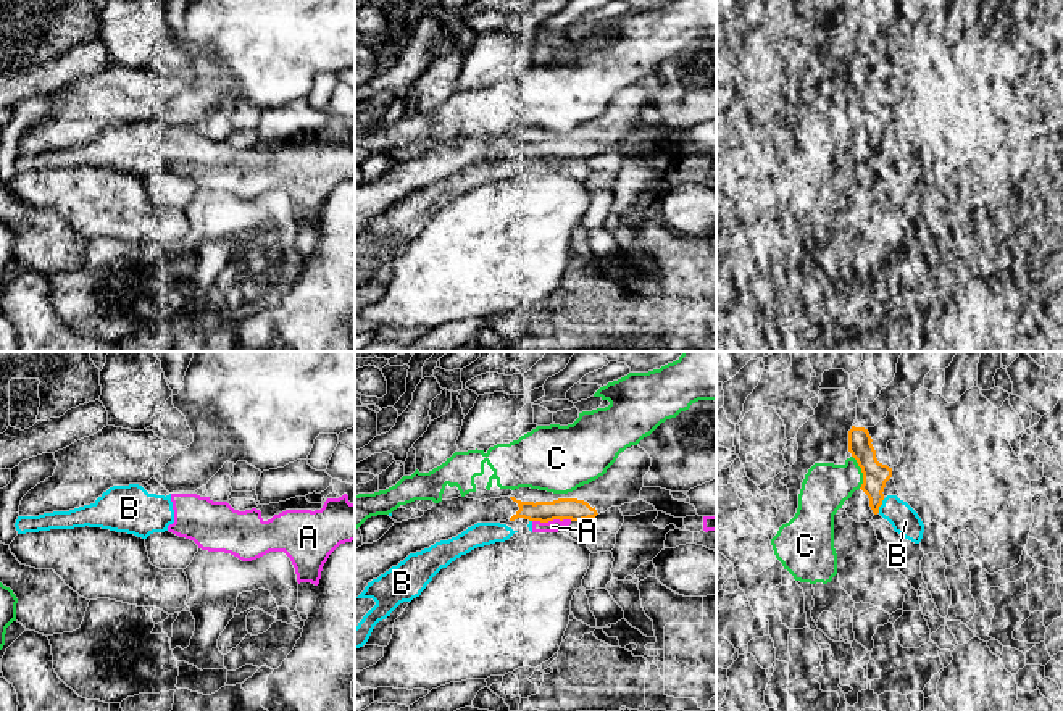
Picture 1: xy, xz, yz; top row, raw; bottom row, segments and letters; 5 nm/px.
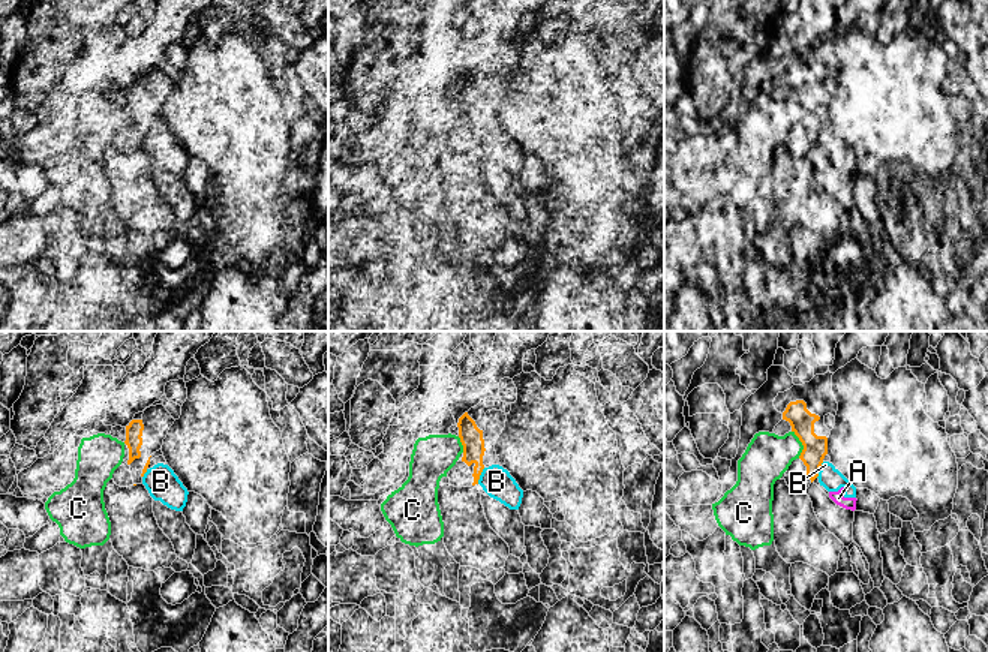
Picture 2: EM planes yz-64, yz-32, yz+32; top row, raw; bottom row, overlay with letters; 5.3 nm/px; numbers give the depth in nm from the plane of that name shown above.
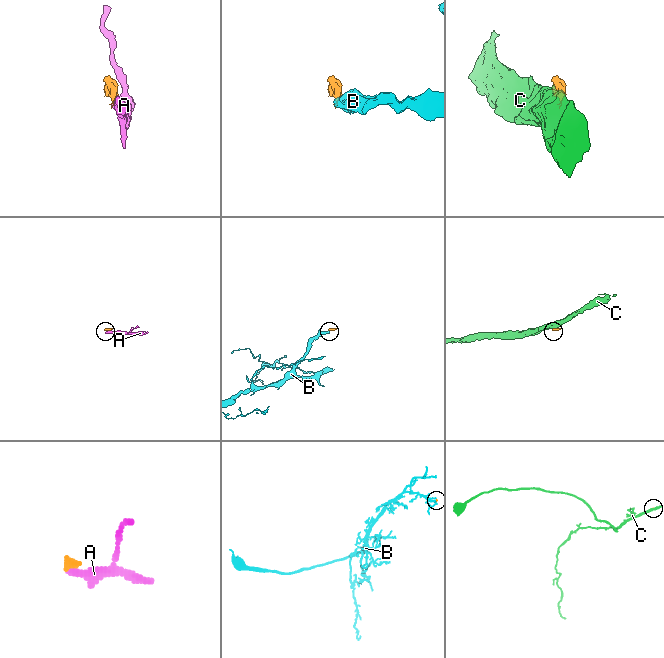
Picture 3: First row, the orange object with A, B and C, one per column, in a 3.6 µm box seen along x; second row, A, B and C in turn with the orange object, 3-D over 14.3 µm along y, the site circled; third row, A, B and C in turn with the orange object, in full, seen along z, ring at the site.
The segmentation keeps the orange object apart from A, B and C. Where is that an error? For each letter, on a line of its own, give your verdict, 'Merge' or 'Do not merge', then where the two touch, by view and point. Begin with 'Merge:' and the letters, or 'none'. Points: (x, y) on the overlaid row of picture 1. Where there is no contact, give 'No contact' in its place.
Merge: none
A: Do not merge. Touches orange at xz (552, 520)
B: Do not merge. Touches orange at yz (881, 504)
C: Do not merge. Touches orange at yz (862, 471)

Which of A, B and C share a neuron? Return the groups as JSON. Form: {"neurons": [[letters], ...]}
{"neurons": [["A", "B"], ["C"]]}

